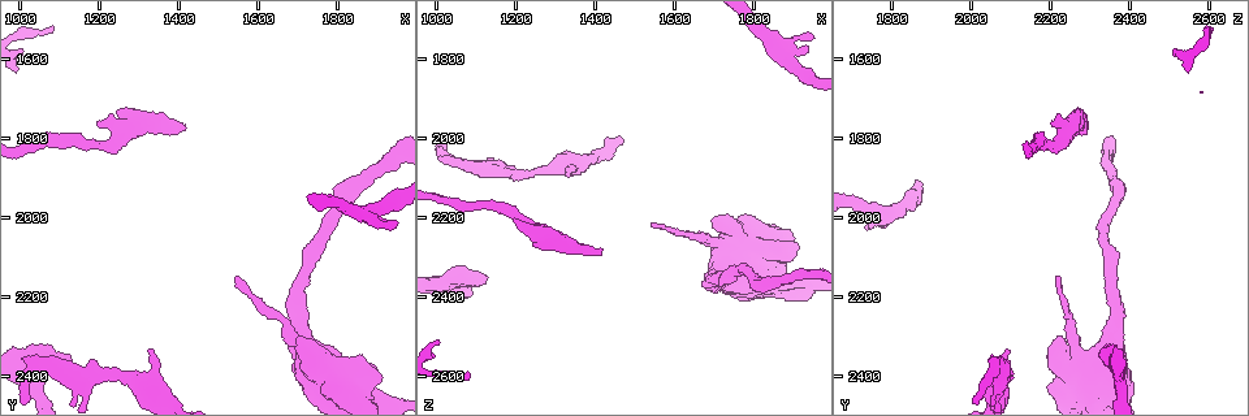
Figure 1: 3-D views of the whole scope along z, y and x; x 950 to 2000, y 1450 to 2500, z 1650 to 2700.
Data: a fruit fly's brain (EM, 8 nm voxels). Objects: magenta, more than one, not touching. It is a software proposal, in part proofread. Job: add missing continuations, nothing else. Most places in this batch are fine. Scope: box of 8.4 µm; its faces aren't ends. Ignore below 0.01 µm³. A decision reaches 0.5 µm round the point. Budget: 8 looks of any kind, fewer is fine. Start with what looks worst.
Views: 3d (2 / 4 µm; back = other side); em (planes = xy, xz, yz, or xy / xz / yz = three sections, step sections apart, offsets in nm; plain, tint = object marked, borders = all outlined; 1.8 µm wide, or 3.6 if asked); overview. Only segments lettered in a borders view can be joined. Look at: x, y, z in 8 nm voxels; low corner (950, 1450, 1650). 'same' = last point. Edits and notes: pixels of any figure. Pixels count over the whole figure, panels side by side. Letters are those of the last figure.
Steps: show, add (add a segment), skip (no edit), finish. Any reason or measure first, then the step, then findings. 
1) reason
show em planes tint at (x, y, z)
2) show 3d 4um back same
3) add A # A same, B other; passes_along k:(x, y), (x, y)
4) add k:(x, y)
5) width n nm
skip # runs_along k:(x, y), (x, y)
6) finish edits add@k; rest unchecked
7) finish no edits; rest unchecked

branch stops here
show em planes plain at (1415, 1765, 2295)

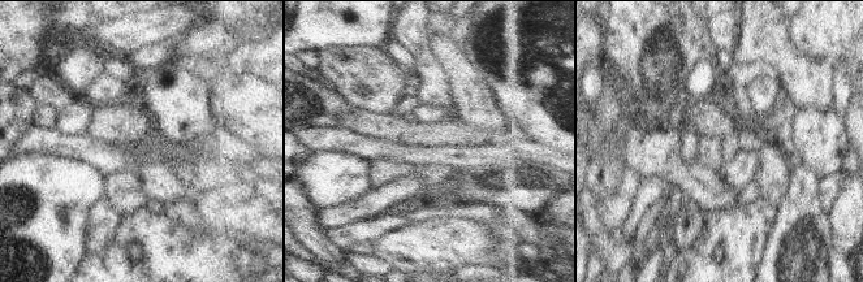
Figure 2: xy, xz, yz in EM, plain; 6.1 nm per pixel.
show em planes borders same

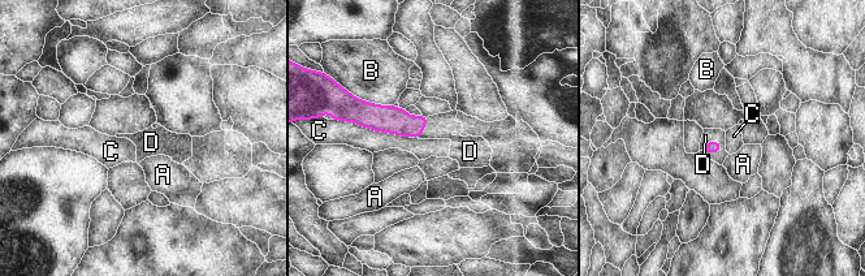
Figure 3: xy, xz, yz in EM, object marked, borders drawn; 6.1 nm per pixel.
add D # A other, B other, C other, D same; it goes on there

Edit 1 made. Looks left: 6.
show overview

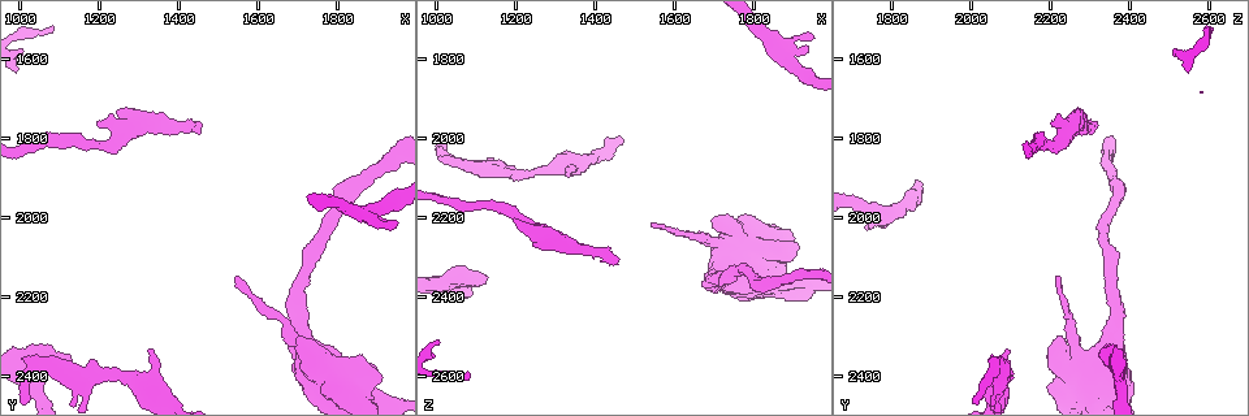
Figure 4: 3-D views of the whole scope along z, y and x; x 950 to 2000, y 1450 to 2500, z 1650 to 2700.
branch stops here
show 3d 2um back at (1140, 2360, 2350)

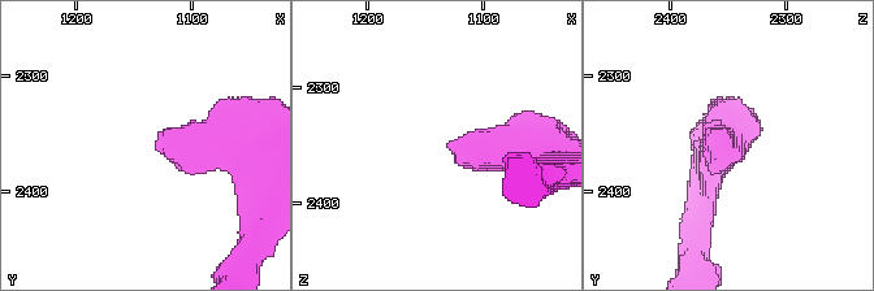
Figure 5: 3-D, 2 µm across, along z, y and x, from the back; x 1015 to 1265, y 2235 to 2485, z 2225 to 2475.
show em yz step 4 tint at (1134, 2360, 2350)

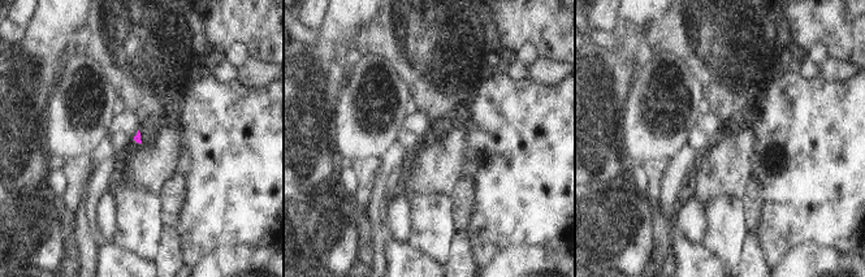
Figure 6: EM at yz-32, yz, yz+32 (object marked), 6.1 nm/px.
show em planes borders same

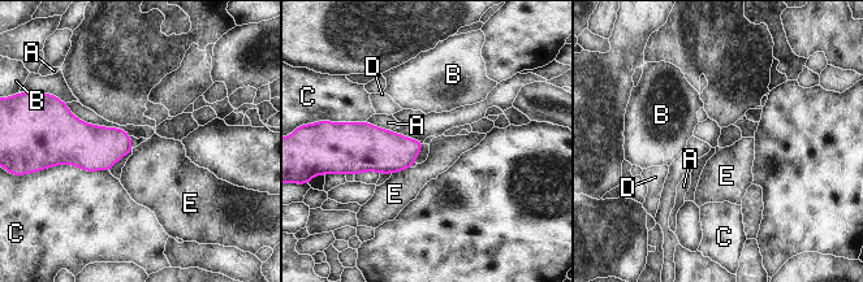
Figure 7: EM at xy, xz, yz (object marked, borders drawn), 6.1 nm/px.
longest_contact C 380 nm
skip # A other, B other, C other, D other, E other; no lettered segment goes on from it

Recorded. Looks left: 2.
finish edits add@3; rest unchecked

